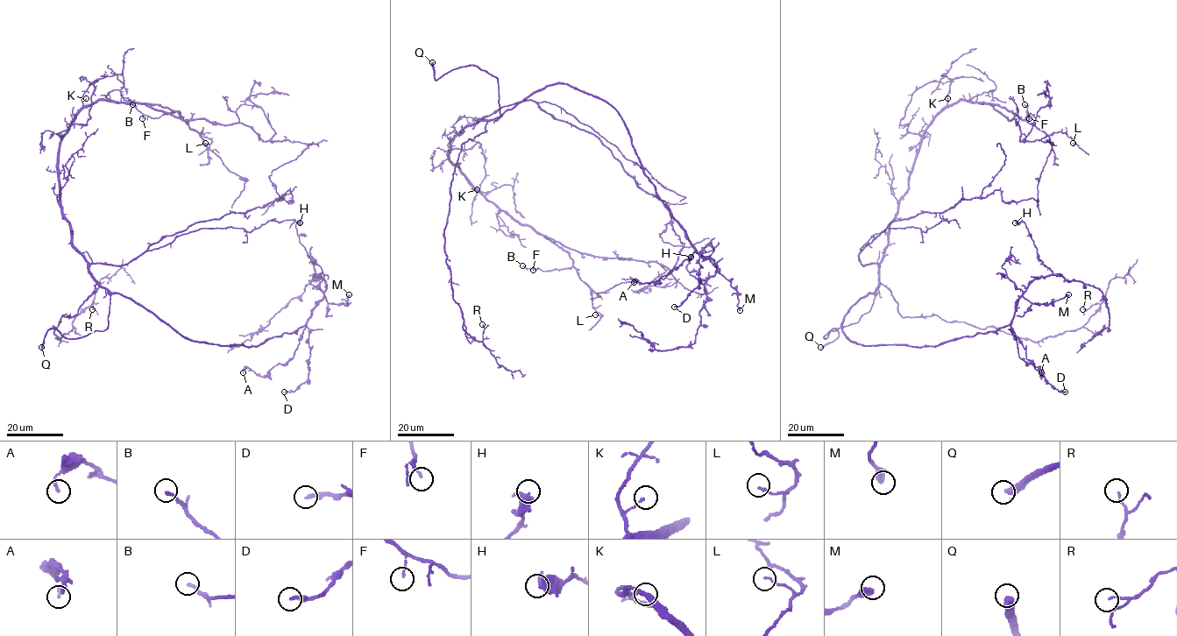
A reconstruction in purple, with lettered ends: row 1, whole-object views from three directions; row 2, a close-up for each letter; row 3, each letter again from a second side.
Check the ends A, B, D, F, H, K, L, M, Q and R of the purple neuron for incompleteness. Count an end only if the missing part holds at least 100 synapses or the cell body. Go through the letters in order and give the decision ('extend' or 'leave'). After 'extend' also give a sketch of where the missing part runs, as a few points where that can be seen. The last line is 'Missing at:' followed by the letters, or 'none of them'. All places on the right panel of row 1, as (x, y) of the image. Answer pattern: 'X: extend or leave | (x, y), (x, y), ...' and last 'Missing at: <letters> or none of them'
A: leave
B: leave
D: leave
F: leave
H: leave
K: leave
L: leave
M: leave
Q: extend
R: leave
Missing at: Q

